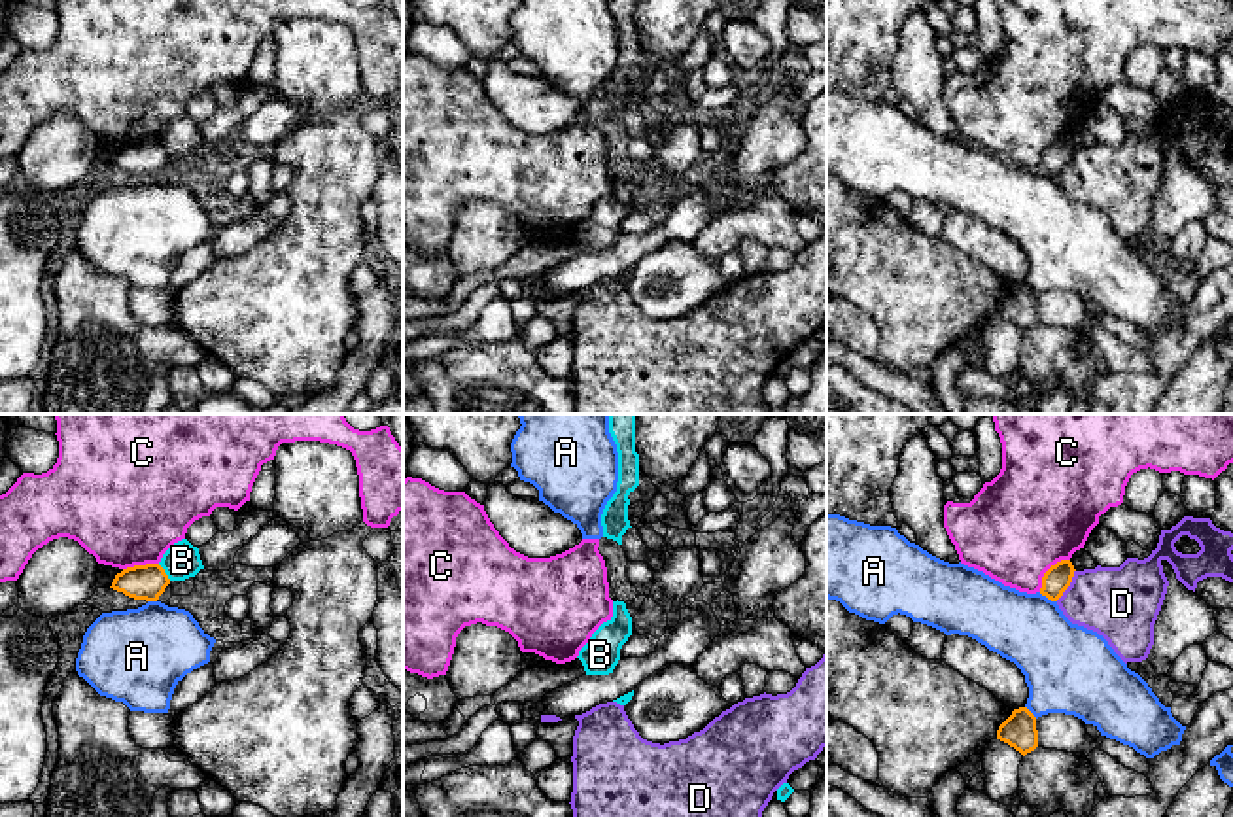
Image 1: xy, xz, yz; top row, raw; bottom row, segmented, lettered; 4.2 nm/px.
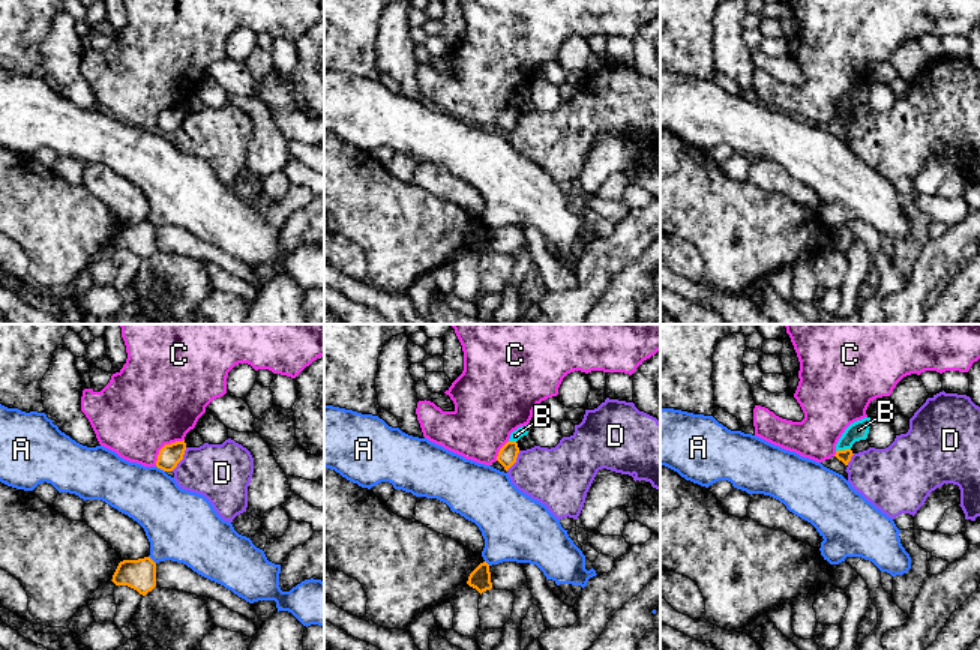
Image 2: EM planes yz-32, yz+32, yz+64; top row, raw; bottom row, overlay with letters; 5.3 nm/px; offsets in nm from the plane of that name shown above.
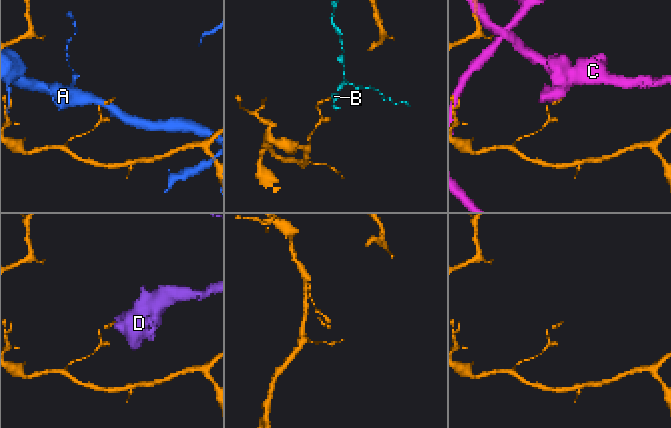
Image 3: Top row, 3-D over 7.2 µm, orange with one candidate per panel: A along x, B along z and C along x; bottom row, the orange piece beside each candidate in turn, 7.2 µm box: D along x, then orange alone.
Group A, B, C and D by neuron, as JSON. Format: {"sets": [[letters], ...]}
{"sets": [["A"], ["B"], ["C"], ["D"]]}

